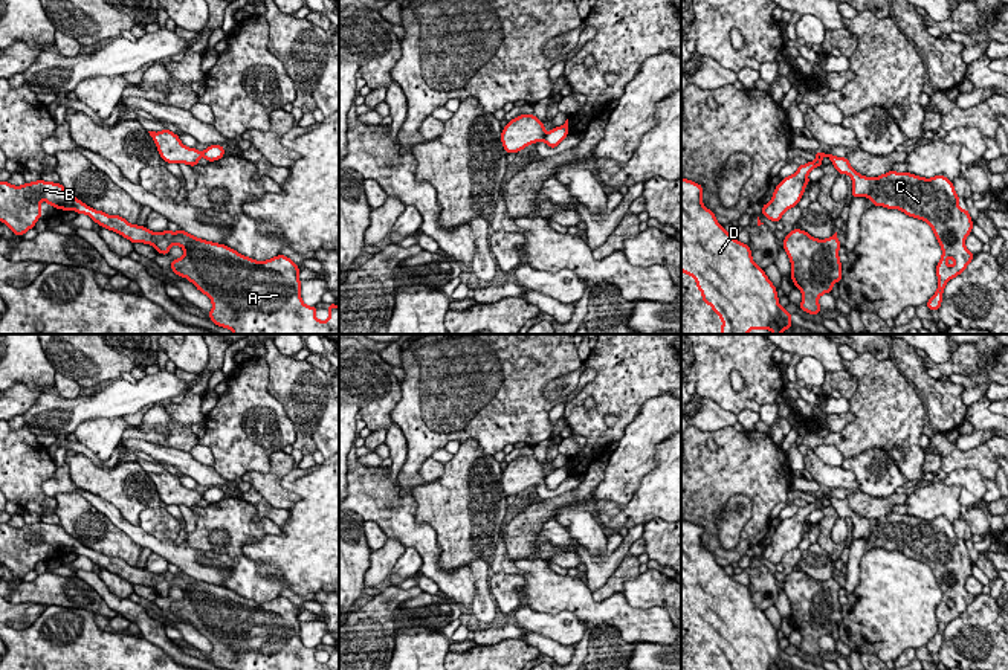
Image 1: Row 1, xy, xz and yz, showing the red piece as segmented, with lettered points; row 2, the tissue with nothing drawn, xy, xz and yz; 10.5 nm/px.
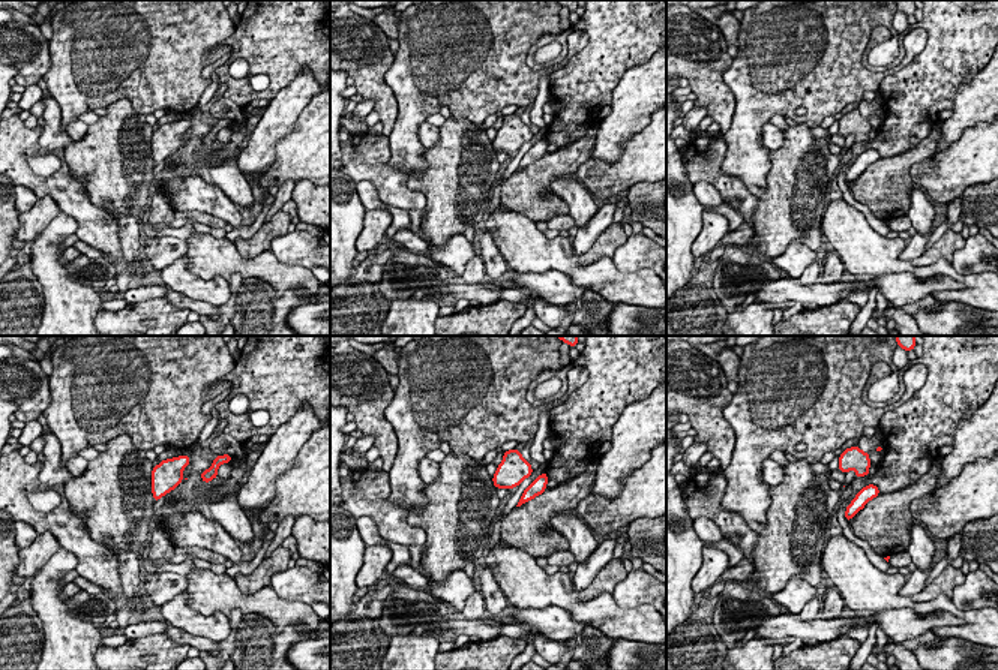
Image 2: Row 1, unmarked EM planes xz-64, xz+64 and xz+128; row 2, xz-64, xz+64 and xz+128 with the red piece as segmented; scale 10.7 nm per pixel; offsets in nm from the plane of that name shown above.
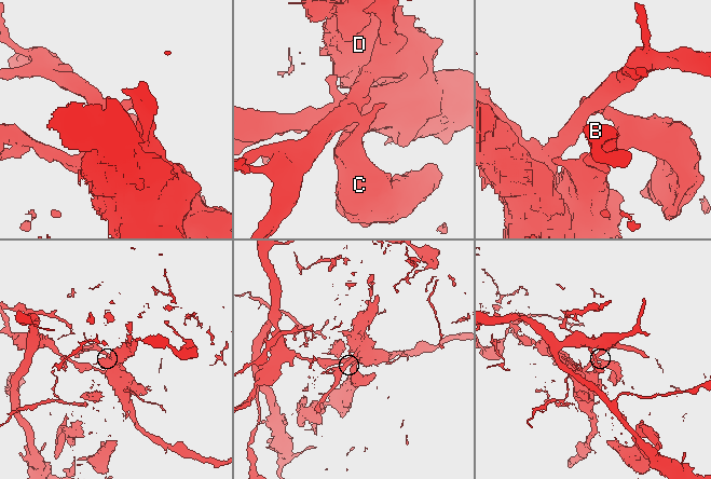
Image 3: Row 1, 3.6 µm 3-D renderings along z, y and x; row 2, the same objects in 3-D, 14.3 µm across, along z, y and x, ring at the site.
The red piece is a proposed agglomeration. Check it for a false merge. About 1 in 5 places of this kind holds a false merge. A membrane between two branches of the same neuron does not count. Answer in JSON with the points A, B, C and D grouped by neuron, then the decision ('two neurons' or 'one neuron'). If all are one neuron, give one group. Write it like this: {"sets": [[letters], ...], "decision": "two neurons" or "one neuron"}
{"sets": [["A", "B", "C"], ["D"]], "decision": "two neurons"}

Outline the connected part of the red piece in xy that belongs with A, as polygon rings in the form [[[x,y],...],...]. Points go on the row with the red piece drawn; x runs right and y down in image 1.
[[[41,179],[21,186],[0,182],[0,221],[23,237],[41,218],[43,198],[55,209],[89,215],[133,244],[150,244],[157,253],[168,255],[171,246],[180,246],[183,256],[171,259],[171,270],[211,299],[208,314],[217,327],[234,334],[339,334],[339,307],[328,304],[328,319],[319,321],[315,316],[318,307],[309,307],[301,299],[299,267],[289,256],[255,261],[182,229],[153,232],[119,215],[96,211],[61,183]]]

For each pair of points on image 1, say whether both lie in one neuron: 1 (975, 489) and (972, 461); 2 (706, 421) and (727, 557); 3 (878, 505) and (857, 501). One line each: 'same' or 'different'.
1: different
2: different
3: same

